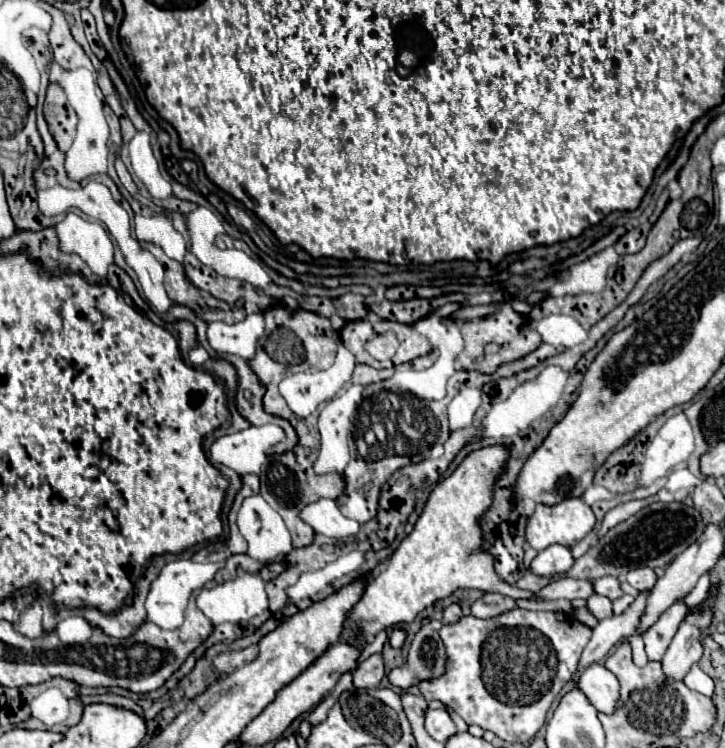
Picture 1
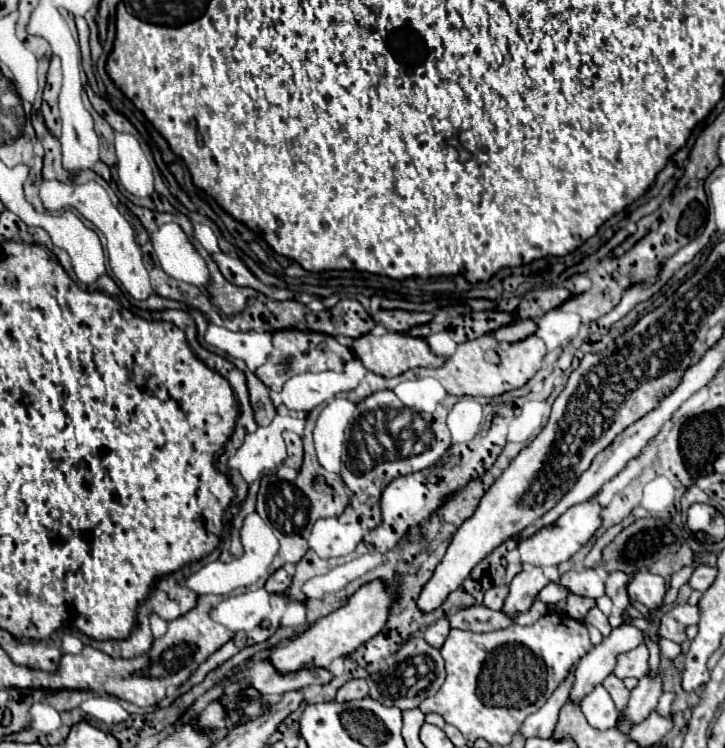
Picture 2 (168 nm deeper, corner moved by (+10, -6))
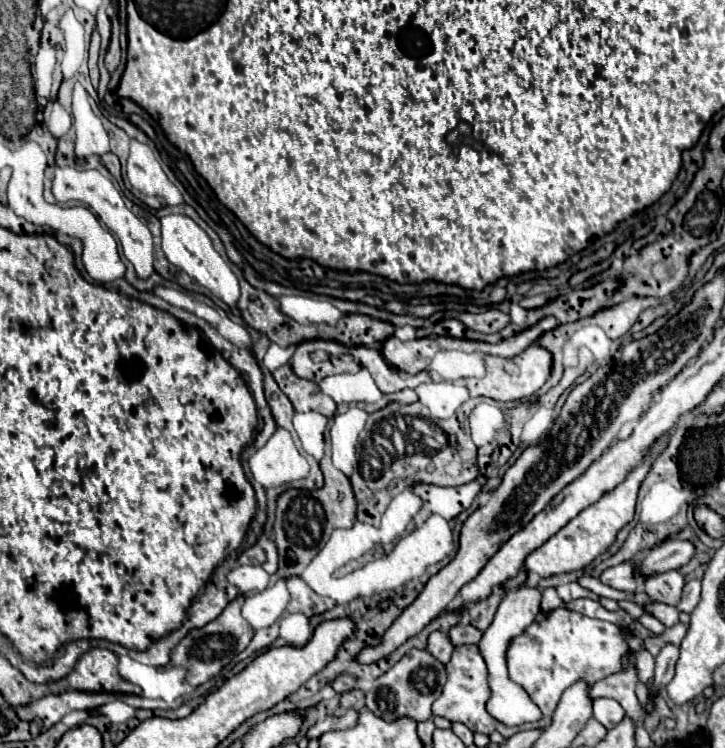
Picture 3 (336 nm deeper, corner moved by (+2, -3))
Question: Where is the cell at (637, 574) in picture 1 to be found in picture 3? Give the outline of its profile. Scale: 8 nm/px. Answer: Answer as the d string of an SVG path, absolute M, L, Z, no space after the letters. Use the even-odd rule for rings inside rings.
M670 570L664 574L656 574L646 580L644 590L654 602L664 602L676 606L680 602L684 588L684 576L678 570Z

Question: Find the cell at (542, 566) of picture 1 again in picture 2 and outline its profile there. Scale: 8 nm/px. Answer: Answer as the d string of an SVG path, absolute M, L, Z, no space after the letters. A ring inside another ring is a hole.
M524 567L510 583L510 595L504 601L504 611L520 613L528 611L536 593L546 587L550 579L544 575L542 567Z

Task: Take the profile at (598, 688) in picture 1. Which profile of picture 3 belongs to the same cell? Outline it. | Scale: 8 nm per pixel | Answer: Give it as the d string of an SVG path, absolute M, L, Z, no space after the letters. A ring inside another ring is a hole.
M594 700L594 718L604 724L606 730L612 730L616 724L622 722L624 718L624 708L616 704L616 700Z

